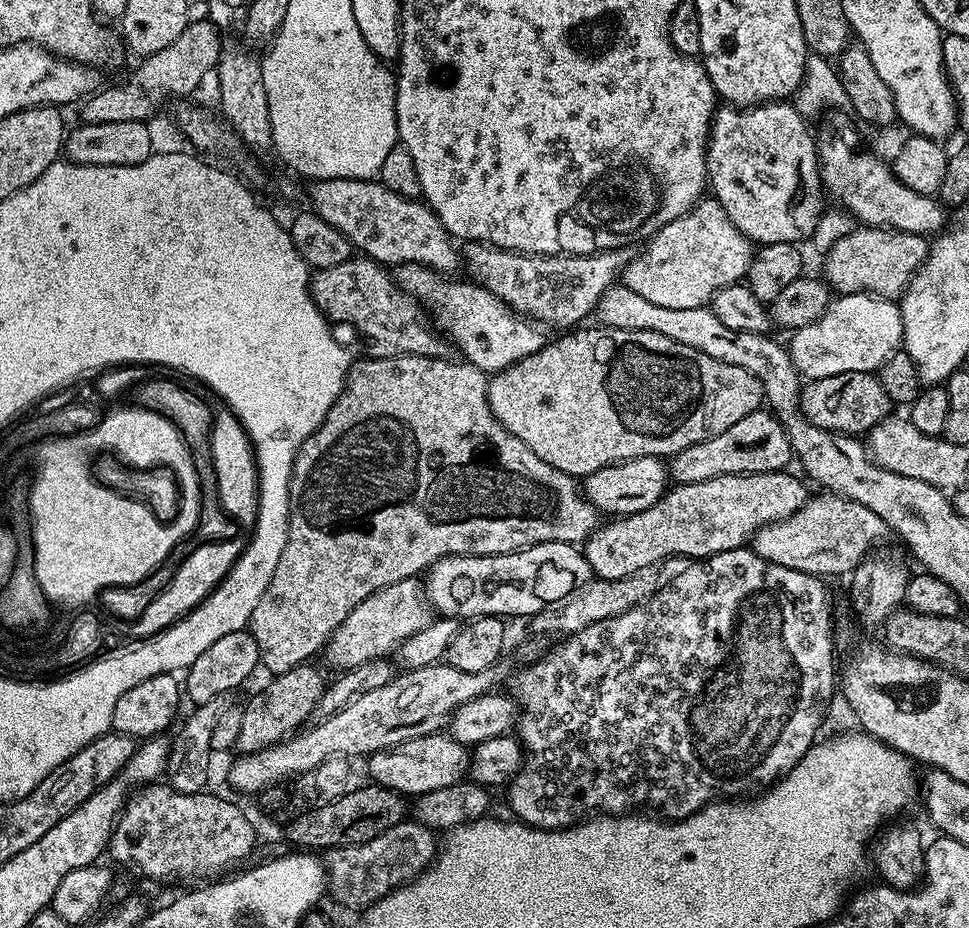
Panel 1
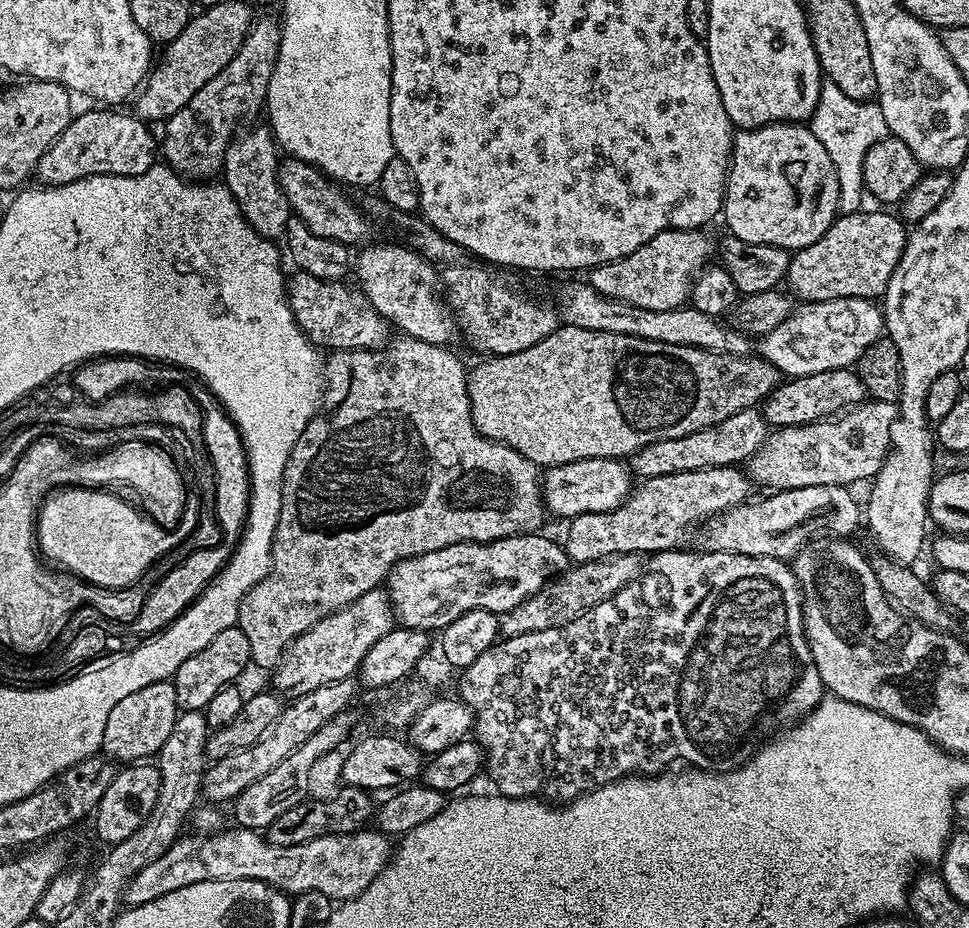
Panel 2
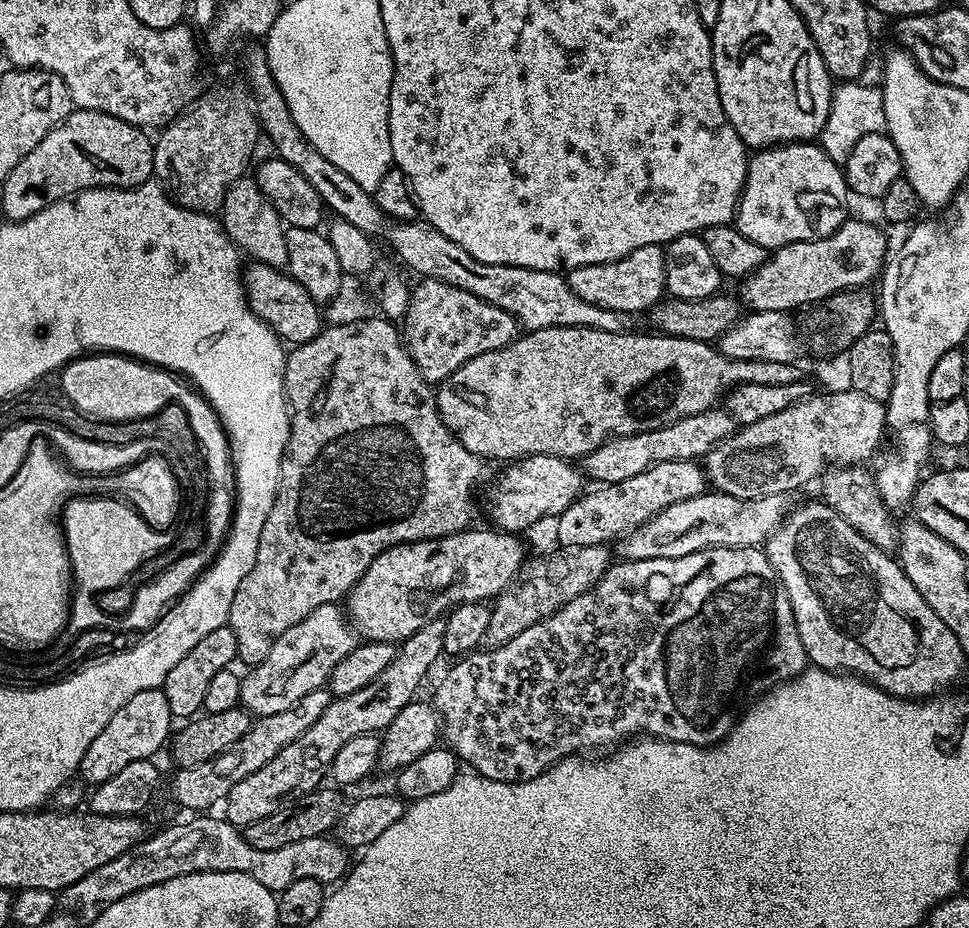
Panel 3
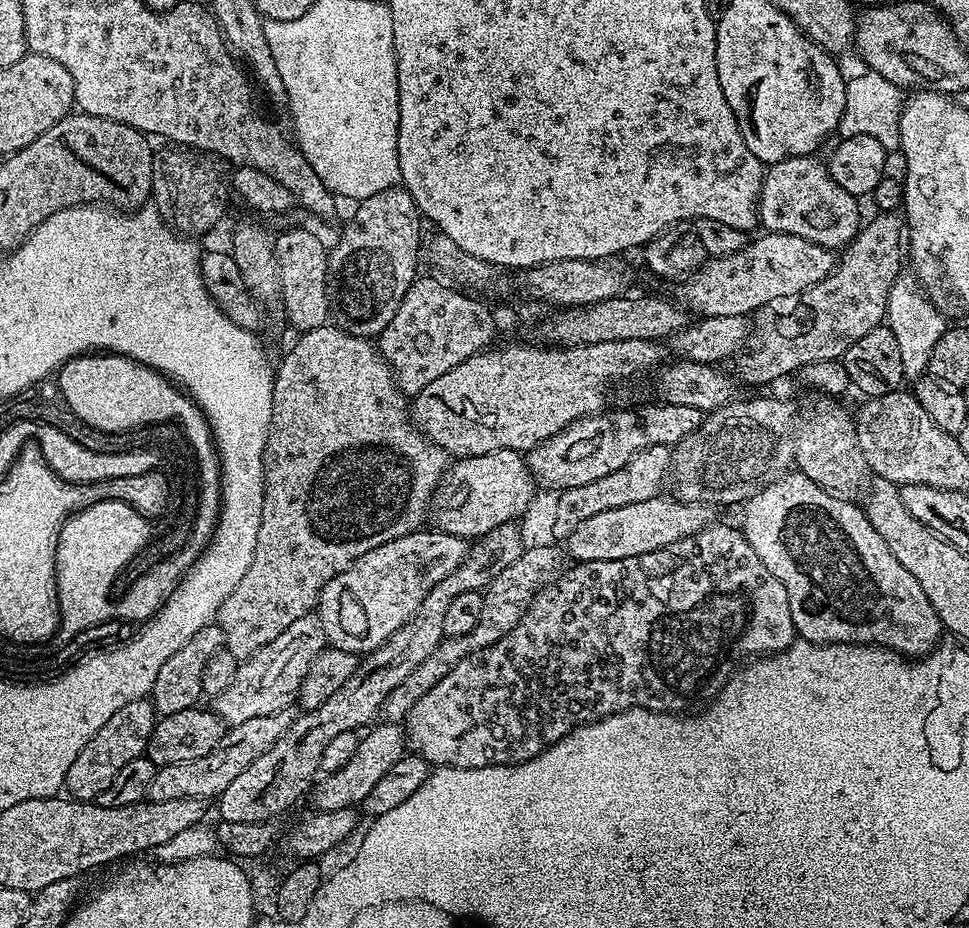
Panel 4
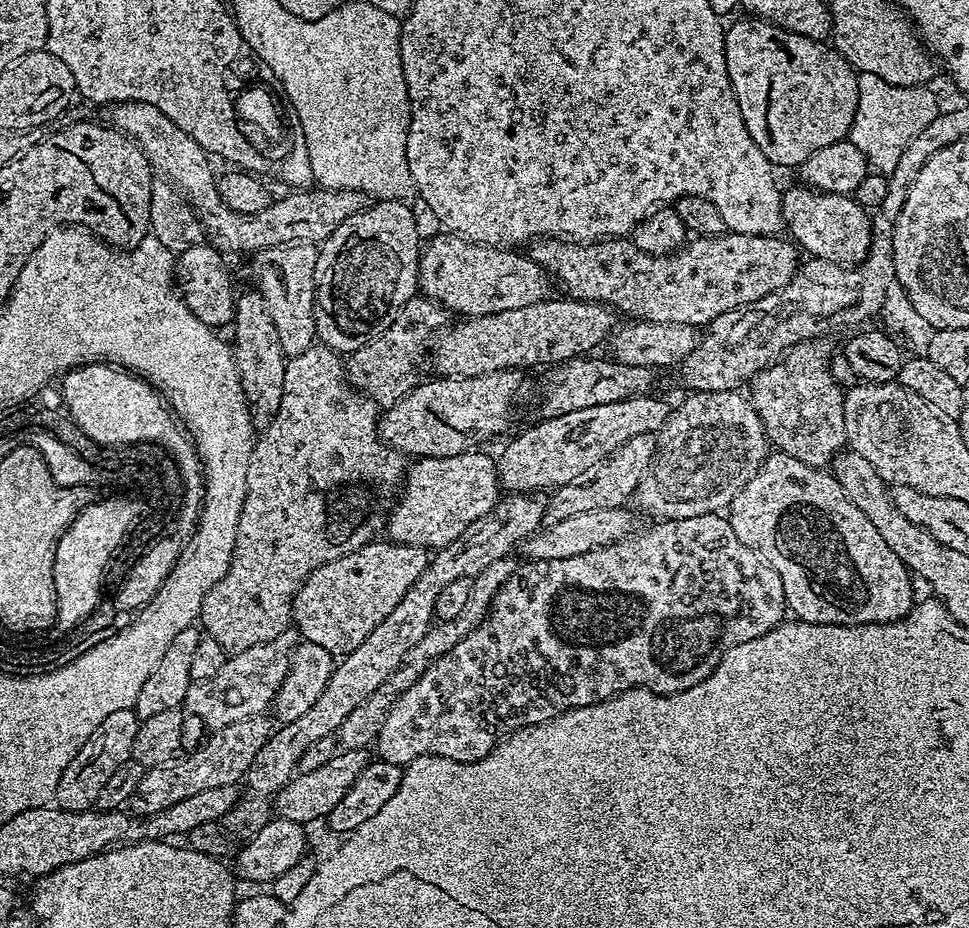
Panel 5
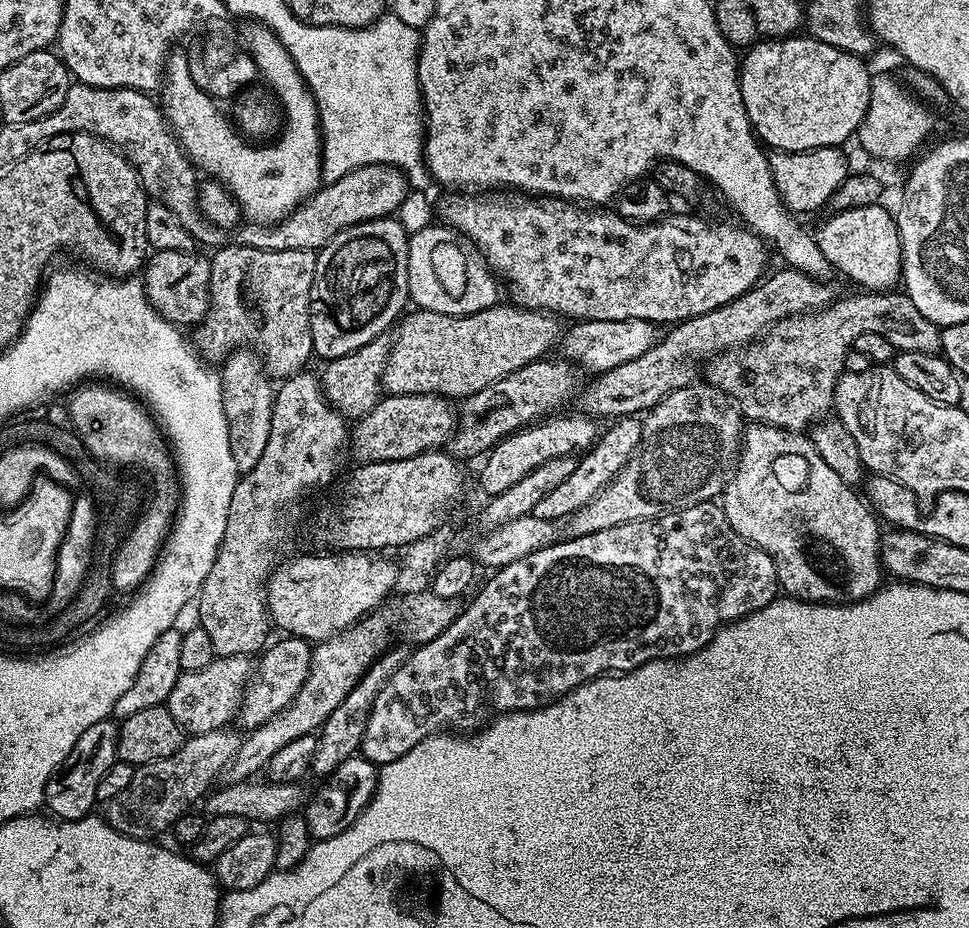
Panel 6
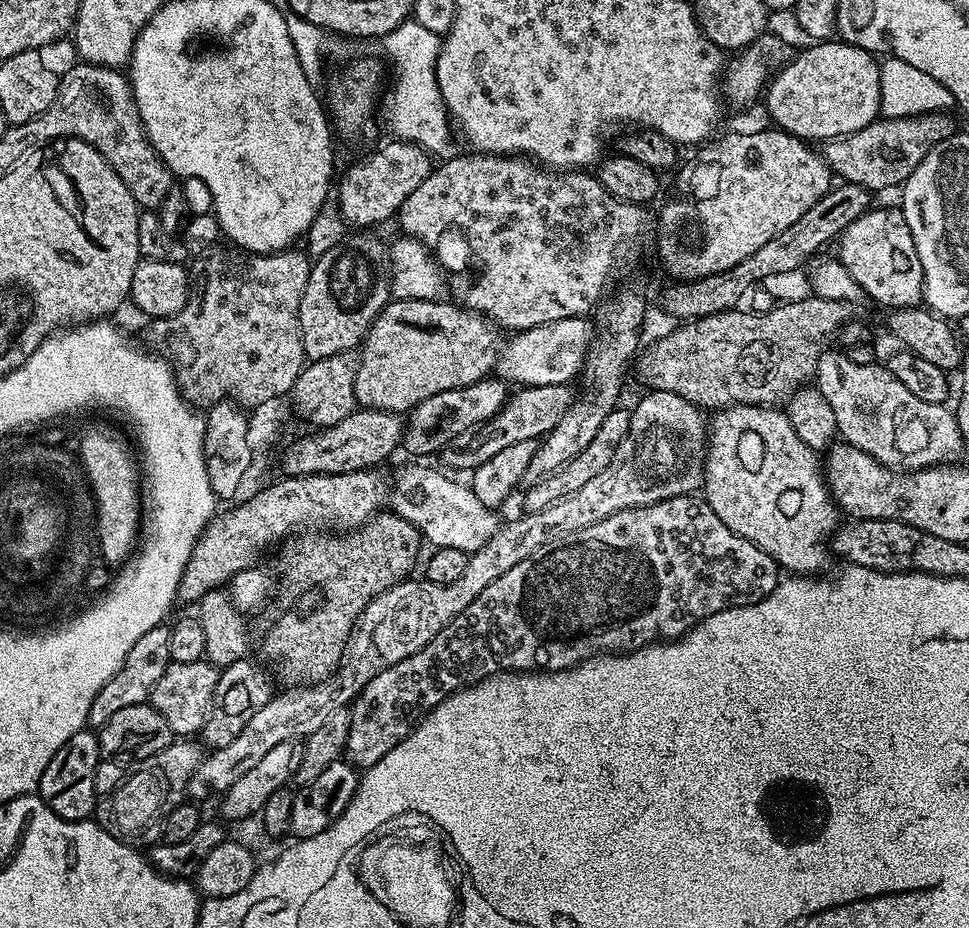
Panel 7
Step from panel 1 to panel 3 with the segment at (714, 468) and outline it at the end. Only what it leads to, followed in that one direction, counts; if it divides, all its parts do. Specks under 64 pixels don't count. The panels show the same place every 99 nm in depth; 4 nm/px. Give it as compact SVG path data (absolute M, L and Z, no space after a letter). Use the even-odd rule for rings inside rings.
M717 406L690 414L670 426L662 426L658 430L650 430L642 434L630 434L629 436L614 436L598 446L583 457L582 471L589 481L599 482L601 485L622 482L622 478L634 478L634 474L642 474L651 464L658 462L674 462L675 460L699 461L708 455L708 451L724 439L732 435L738 427L738 421L732 417L723 407Z

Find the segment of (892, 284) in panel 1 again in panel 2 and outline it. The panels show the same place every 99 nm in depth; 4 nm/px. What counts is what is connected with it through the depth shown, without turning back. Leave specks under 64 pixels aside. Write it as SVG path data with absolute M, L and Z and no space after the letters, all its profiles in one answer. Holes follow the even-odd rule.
M861 210L859 212L837 215L831 226L826 230L826 234L822 238L818 238L818 242L814 242L805 248L795 249L795 251L791 253L791 260L789 262L789 268L786 277L787 291L791 293L791 295L795 297L797 301L800 302L811 302L813 300L833 300L834 298L850 298L851 296L854 298L862 298L863 300L872 300L873 298L883 297L886 286L890 282L890 274L894 274L894 270L902 258L902 250L908 241L909 229L906 227L904 221L900 219L899 215L892 213L891 216L891 214L888 213L891 211L880 211L884 212L867 212L867 210Z

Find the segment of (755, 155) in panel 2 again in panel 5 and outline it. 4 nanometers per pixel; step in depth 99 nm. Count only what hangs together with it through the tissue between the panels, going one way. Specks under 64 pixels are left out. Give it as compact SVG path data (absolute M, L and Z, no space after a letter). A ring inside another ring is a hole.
M808 186L792 188L782 196L782 214L787 235L801 249L808 251L809 257L818 260L829 260L835 264L851 266L861 264L872 249L872 222L869 213L851 195L839 196L829 192L817 192Z

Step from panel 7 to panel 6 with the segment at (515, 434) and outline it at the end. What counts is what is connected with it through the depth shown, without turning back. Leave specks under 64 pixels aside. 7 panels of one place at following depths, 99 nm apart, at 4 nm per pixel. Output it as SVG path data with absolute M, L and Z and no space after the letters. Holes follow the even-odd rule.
M781 267L781 272L769 275L760 281L756 287L738 299L730 301L726 306L710 310L706 314L698 314L698 318L683 320L682 323L669 327L668 332L657 341L642 358L634 358L634 362L626 362L623 366L614 366L614 370L606 370L595 377L596 380L588 389L581 391L575 397L579 411L585 416L601 418L600 416L612 416L608 418L619 418L622 416L636 416L647 413L662 398L666 398L674 390L684 388L697 379L696 364L703 365L711 361L712 357L720 355L721 352L730 352L733 348L742 348L745 344L753 343L765 335L769 330L776 327L781 320L790 316L803 316L810 312L819 312L821 308L827 308L829 304L838 299L838 292L832 282L814 280L811 276L800 272L797 268Z

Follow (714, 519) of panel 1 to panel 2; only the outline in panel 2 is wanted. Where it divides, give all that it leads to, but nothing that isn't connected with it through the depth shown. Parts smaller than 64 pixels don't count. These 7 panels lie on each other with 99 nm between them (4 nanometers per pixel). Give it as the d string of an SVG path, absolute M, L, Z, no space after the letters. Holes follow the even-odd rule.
M739 467L686 470L682 474L662 474L658 478L641 479L632 493L618 506L602 514L582 514L567 521L568 533L562 545L569 561L593 564L608 556L622 554L655 554L679 549L684 535L692 527L703 525L713 516L749 499L750 481Z

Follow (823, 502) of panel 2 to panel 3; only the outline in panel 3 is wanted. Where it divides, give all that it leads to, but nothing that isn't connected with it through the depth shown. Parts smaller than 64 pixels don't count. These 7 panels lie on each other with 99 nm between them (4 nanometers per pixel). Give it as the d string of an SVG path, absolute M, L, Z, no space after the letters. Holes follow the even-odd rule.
M706 490L700 496L686 498L682 502L674 502L674 506L666 506L666 510L659 512L654 518L650 518L632 532L627 532L615 541L614 552L621 561L649 560L650 558L682 558L682 554L694 554L698 550L707 548L755 548L763 545L769 536L773 536L776 529L784 523L784 517L790 511L789 497L763 496L747 500L746 498L734 498L725 492Z

